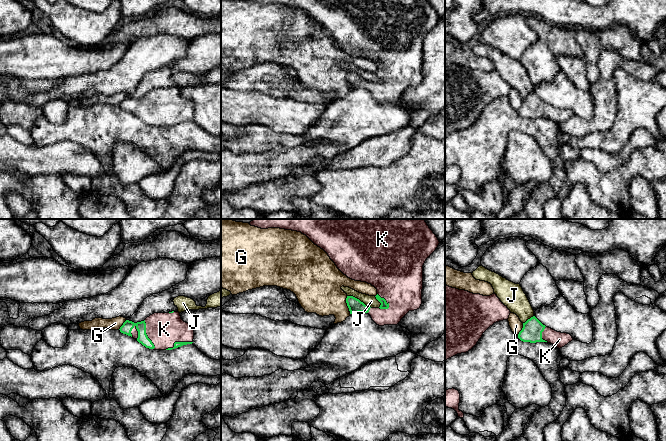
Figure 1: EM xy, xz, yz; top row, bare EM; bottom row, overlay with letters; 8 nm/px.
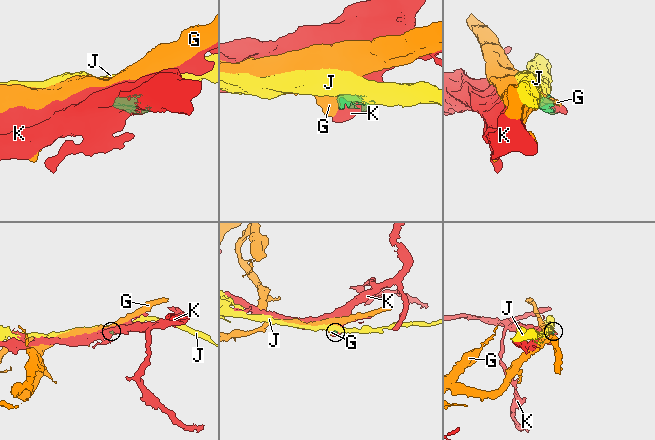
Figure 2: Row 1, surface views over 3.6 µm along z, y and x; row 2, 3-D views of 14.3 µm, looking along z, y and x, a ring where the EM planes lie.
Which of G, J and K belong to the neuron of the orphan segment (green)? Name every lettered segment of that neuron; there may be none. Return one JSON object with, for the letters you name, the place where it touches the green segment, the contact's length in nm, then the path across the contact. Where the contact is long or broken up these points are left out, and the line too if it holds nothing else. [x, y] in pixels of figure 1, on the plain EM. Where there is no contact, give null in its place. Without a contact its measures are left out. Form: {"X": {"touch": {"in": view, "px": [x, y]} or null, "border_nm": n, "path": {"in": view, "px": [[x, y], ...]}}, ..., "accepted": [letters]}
{"K": {"touch": {"in": "xy", "px": [177, 118]}, "border_nm": 240}, "accepted": ["K"]}

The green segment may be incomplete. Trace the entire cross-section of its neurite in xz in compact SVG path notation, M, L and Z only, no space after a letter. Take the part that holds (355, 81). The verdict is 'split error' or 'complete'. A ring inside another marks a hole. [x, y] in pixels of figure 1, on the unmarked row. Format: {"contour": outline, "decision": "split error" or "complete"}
{"contour": "M250 0L261 5L280 4L285 6L292 6L301 8L306 11L315 21L323 25L330 35L335 39L337 44L348 54L366 58L371 60L377 65L376 75L381 79L379 84L371 84L366 82L363 78L353 72L347 72L346 79L349 84L350 90L365 88L368 89L372 96L379 102L384 101L397 101L401 95L409 88L420 84L422 80L422 65L423 65L423 41L426 35L436 26L439 21L439 16L427 0Z", "decision": "split error"}

